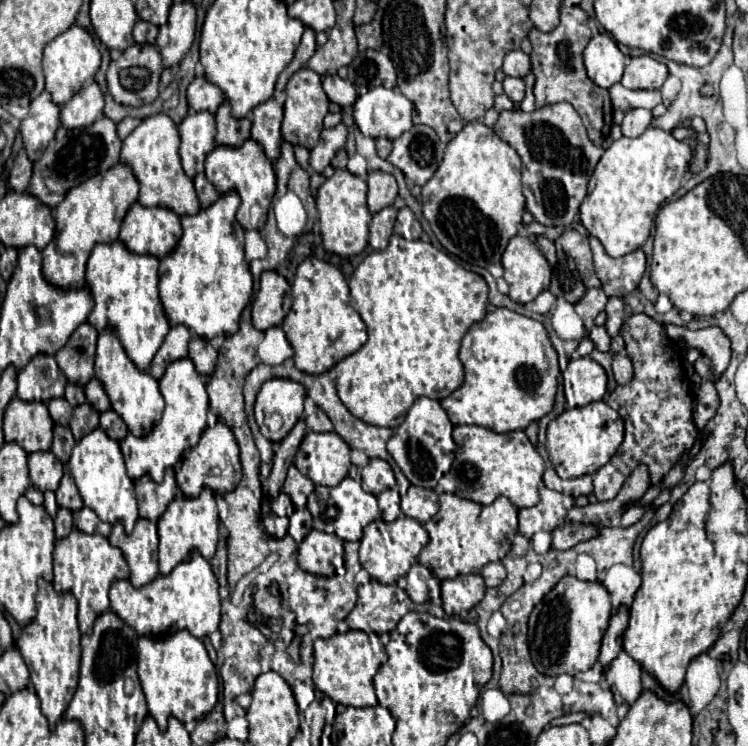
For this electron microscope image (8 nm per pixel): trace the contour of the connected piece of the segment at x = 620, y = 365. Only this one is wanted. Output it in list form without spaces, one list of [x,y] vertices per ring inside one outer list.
[[[620,352],[614,356],[612,362],[612,372],[614,372],[614,380],[616,384],[628,384],[632,380],[632,362],[628,360],[626,352]]]

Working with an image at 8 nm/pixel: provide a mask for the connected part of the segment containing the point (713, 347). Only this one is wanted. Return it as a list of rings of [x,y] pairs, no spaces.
[[[664,324],[664,334],[676,342],[682,341],[688,348],[698,348],[712,360],[712,372],[716,380],[726,372],[732,356],[730,338],[716,326],[702,330],[688,330],[676,324]]]

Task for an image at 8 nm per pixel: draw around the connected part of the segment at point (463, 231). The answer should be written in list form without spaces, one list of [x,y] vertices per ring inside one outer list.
[[[482,120],[468,122],[464,130],[448,142],[444,160],[440,162],[434,176],[422,186],[422,210],[424,218],[430,222],[432,232],[440,240],[440,244],[462,262],[488,268],[490,264],[500,264],[504,248],[510,238],[518,234],[518,226],[524,214],[524,194],[520,182],[522,160],[514,148],[504,144],[492,128],[488,128]]]

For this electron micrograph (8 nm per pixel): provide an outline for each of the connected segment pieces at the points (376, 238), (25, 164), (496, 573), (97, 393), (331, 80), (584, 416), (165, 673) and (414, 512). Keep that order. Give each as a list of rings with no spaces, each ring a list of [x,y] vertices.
[[[388,206],[388,208],[384,208],[372,216],[368,242],[374,250],[384,250],[388,246],[388,238],[392,236],[396,214],[398,214],[398,210],[394,206]]]
[[[22,148],[14,160],[14,168],[10,172],[10,188],[16,188],[16,192],[24,192],[30,184],[30,176],[32,176],[32,162],[26,154],[26,150]]]
[[[490,562],[482,568],[480,574],[482,574],[486,586],[500,586],[506,578],[506,568],[502,566],[502,562]]]
[[[92,378],[86,384],[86,398],[98,412],[104,412],[110,408],[110,398],[108,398],[108,394],[106,394],[106,390],[98,378]]]
[[[326,76],[322,80],[322,86],[324,86],[324,92],[326,92],[328,100],[342,106],[342,108],[352,106],[356,102],[356,98],[358,98],[356,88],[348,80],[344,80],[340,76]]]
[[[592,402],[582,408],[572,408],[562,412],[548,424],[546,450],[552,466],[560,478],[578,478],[594,474],[598,468],[608,464],[624,438],[624,422],[616,410],[606,402]]]
[[[188,630],[164,636],[140,636],[138,654],[140,686],[146,696],[148,712],[158,722],[160,730],[166,728],[170,716],[182,722],[200,720],[214,708],[218,700],[218,674],[200,638],[192,636]]]
[[[410,486],[408,492],[402,496],[402,512],[408,518],[424,524],[438,512],[438,494],[428,488]]]

